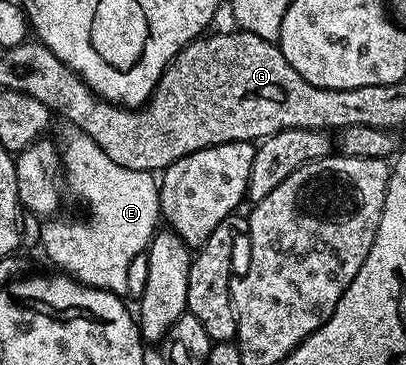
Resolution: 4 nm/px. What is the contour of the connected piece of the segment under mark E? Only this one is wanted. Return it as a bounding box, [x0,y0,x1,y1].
[40,130,161,296]

